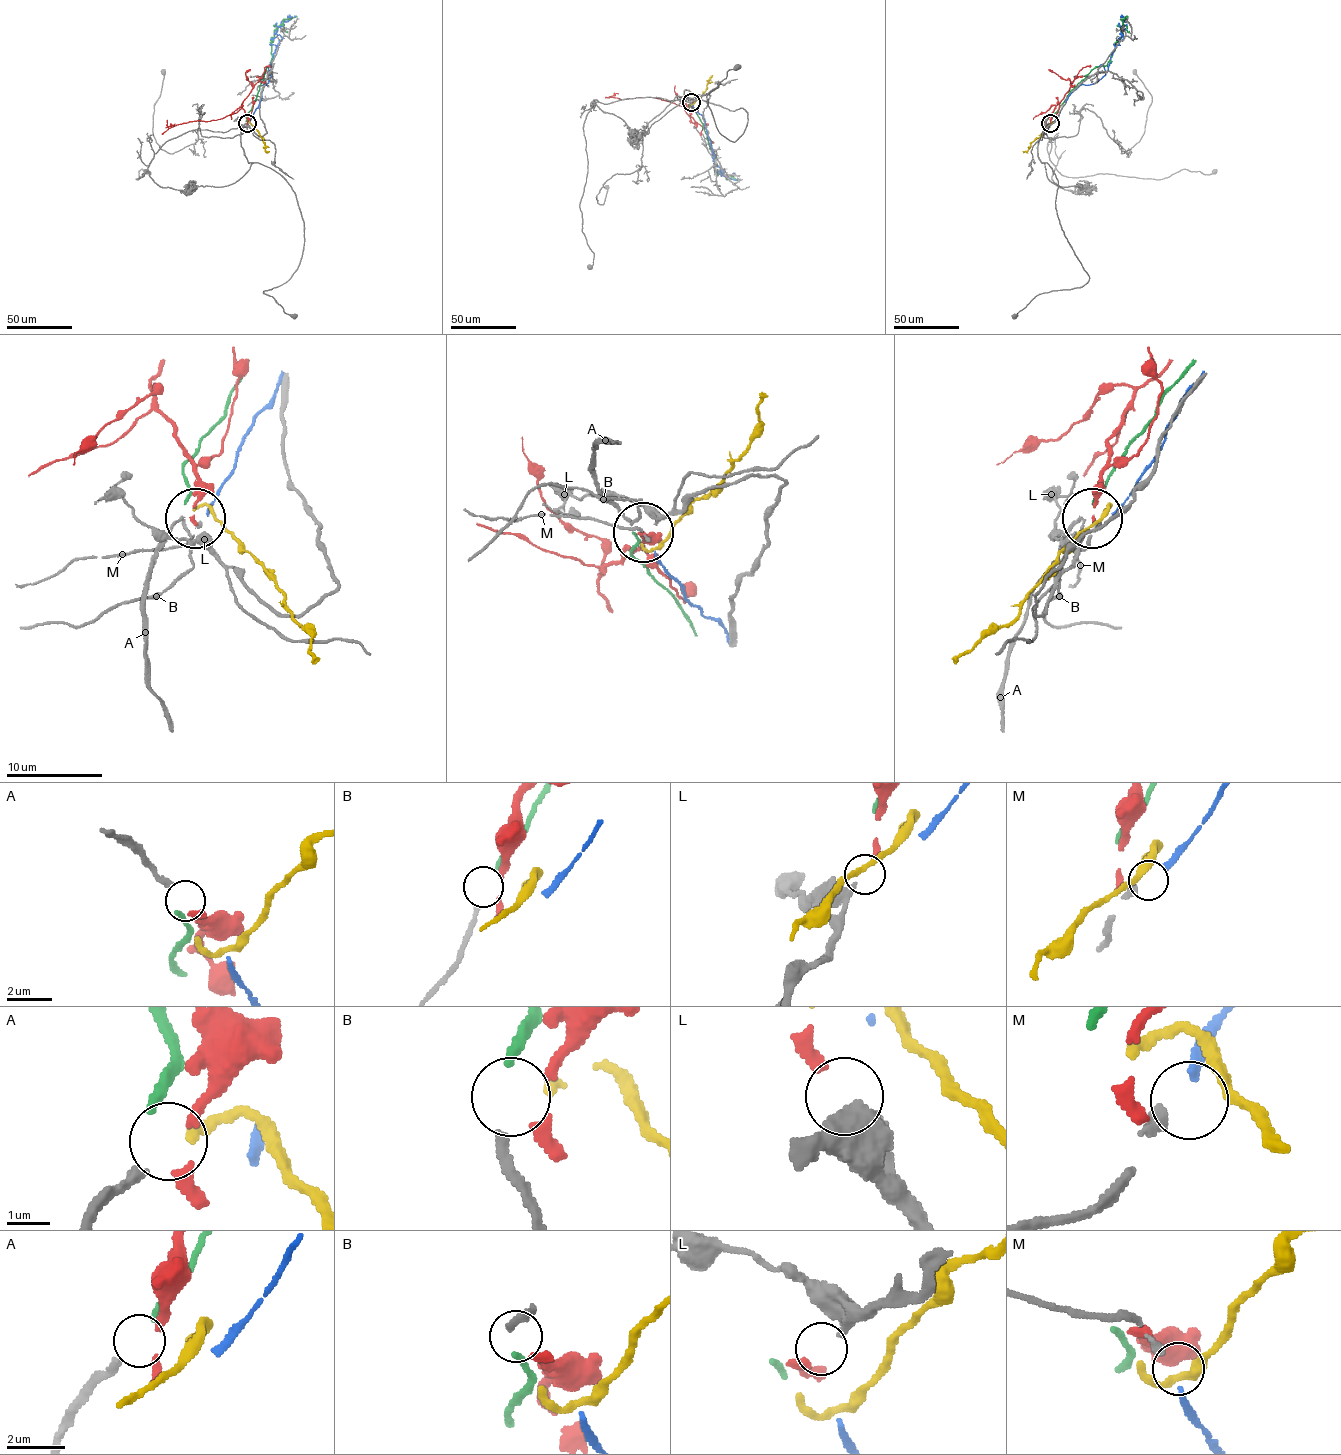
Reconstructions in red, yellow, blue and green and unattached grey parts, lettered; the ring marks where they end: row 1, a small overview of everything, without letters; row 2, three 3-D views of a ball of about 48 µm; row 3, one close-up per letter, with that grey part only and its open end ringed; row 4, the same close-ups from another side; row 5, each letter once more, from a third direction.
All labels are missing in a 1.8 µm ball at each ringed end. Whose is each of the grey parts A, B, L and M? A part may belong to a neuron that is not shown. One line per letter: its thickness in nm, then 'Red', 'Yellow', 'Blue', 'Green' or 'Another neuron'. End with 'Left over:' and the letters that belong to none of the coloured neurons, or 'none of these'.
A: Thickness 220 nm. Another neuron
B: Thickness 220 nm. Green
L: Thickness 320 nm. Red
M: Thickness 320 nm. Blue
Left over: A

